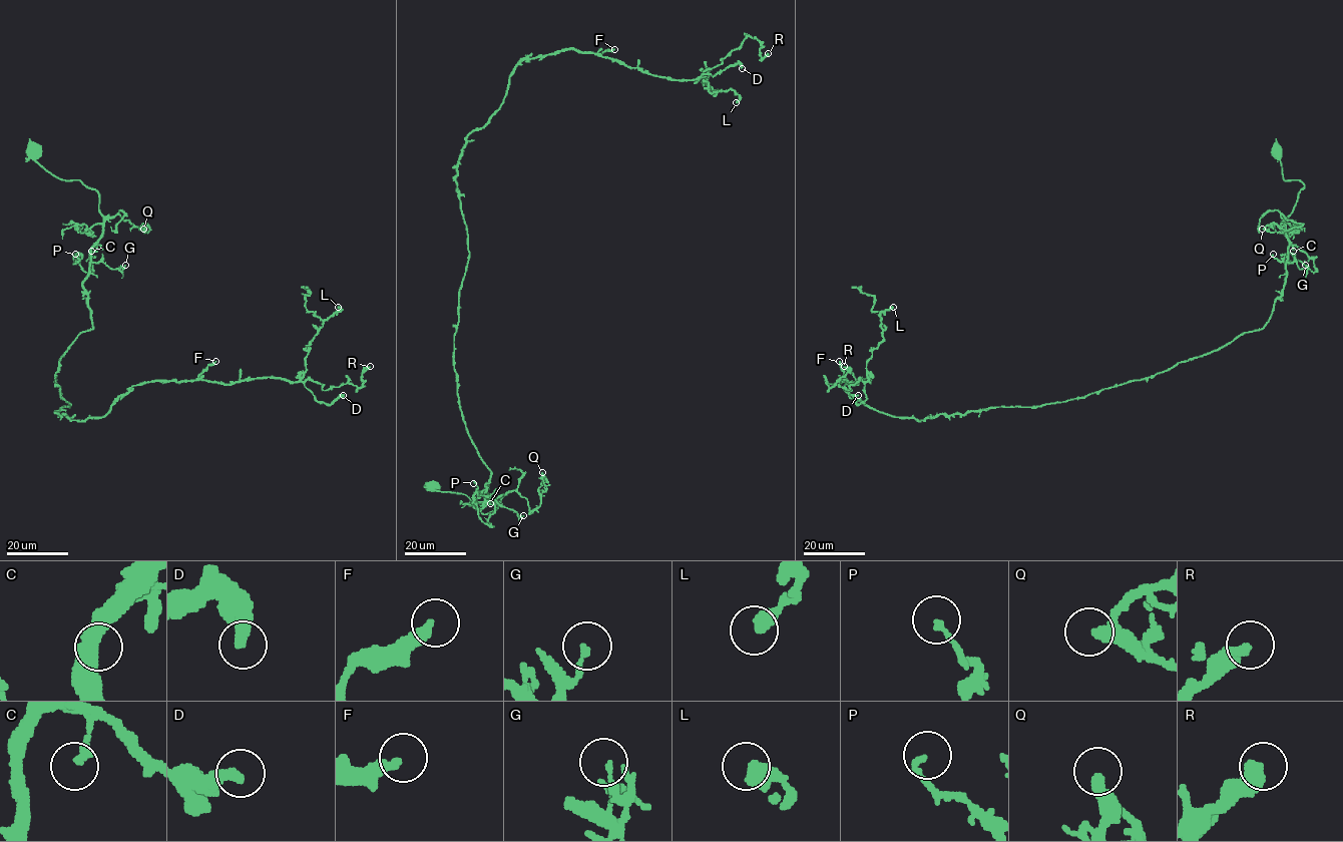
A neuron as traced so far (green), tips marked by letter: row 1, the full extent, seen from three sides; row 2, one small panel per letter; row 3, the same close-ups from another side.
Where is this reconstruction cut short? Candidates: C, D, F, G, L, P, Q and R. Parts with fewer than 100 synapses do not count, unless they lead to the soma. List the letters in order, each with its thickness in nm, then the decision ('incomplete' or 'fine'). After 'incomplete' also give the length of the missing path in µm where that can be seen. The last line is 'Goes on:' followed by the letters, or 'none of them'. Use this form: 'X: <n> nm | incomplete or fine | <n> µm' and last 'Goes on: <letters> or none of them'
C: 200 nm | fine
D: 440 nm | fine
F: 320 nm | fine
G: 130 nm | fine
L: 500 nm | fine
P: 160 nm | fine
Q: 260 nm | fine
R: 440 nm | fine
Goes on: none of them

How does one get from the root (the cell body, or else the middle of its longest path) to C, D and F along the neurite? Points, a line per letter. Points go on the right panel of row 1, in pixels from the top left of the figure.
C: (1277, 151), (1283, 178), (1299, 180), (1305, 186), (1292, 213), (1285, 220), (1285, 236), (1295, 246), (1293, 251)
D: (1277, 151), (1305, 186), (1262, 328), (1065, 402), (917, 421), (839, 381), (868, 377), (858, 395)
F: (1277, 151), (1305, 186), (1261, 329), (1065, 402), (920, 421), (864, 406), (839, 361)

